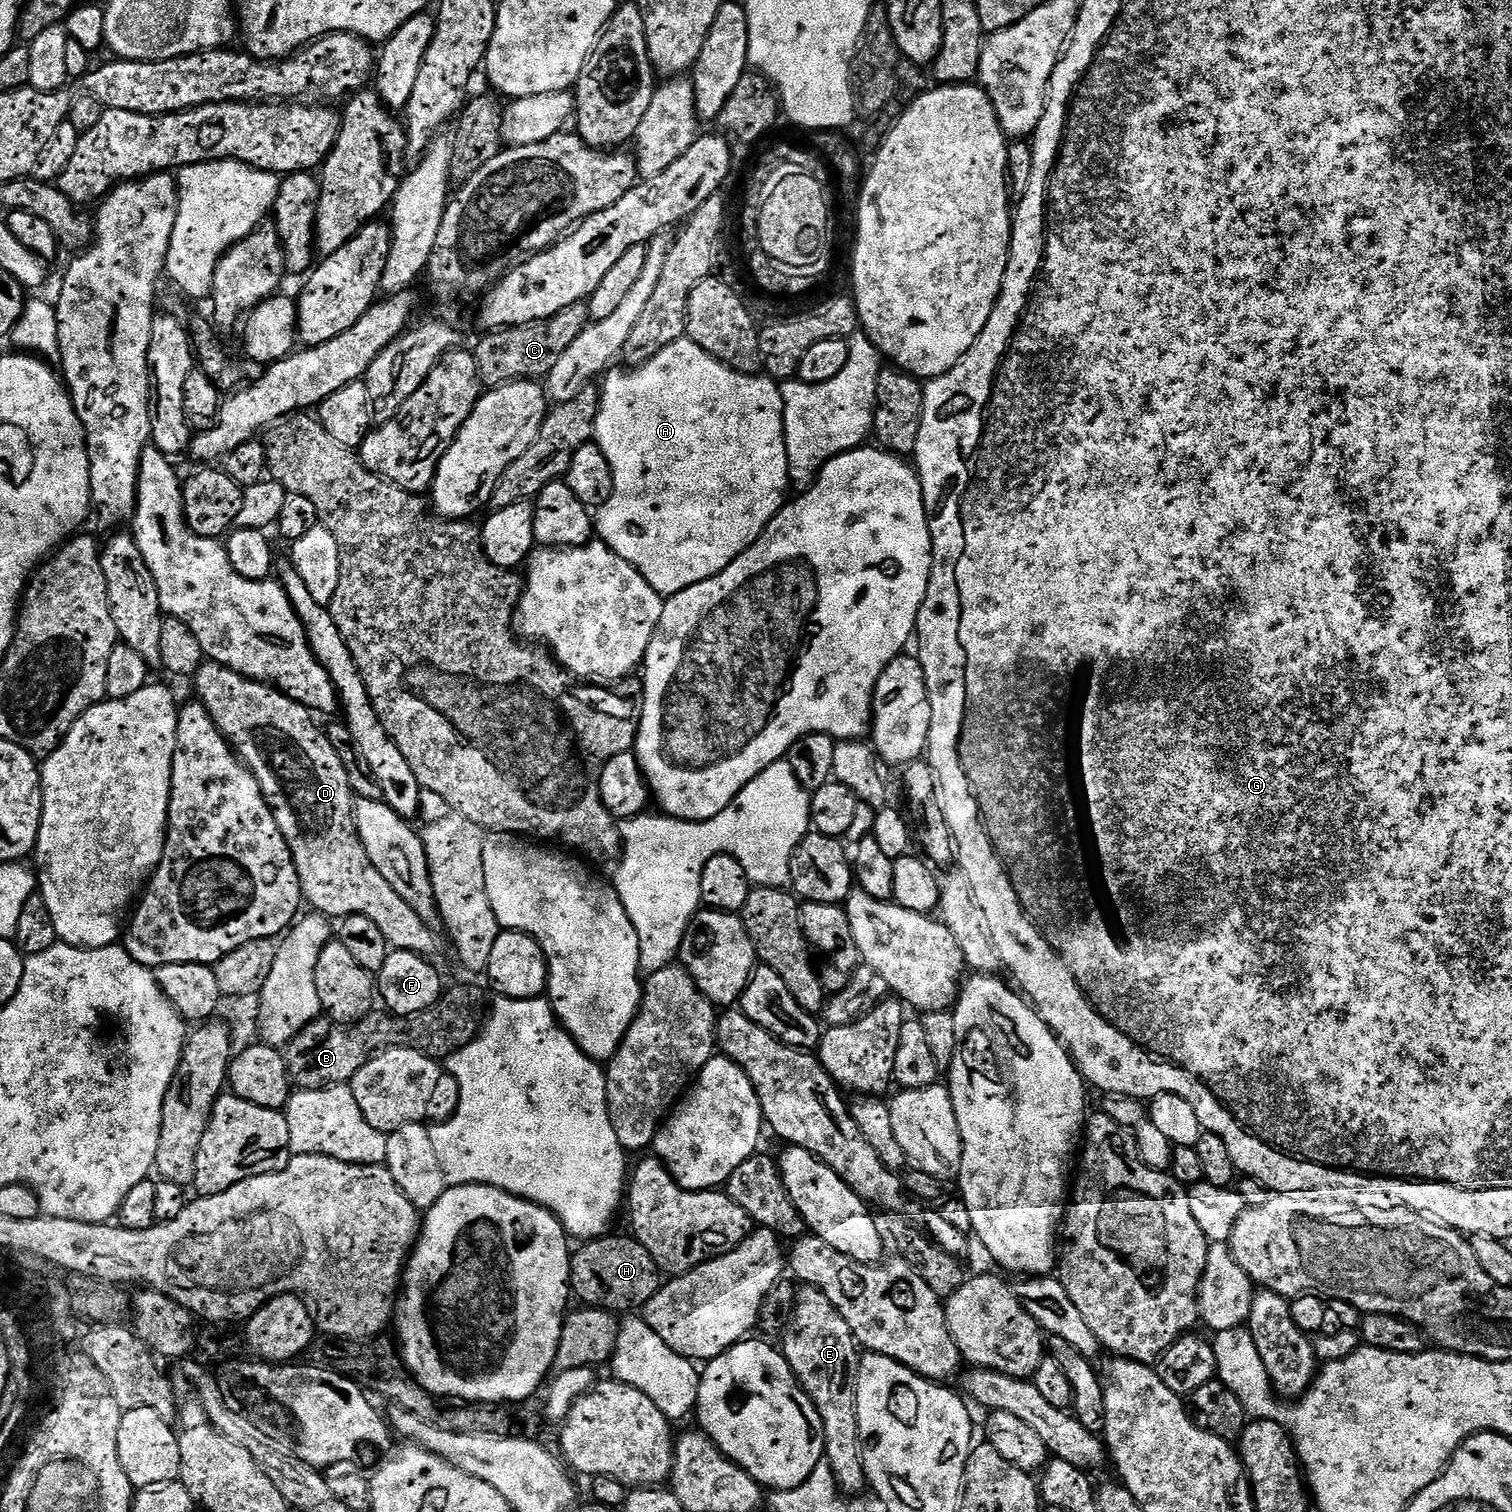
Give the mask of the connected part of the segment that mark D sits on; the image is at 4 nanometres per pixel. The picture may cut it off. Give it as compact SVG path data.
M205 662L196 671L194 683L200 695L197 696L199 703L204 705L220 733L228 739L232 751L252 771L254 778L258 778L258 786L296 859L300 889L307 907L309 904L312 907L309 909L329 918L365 916L378 925L382 934L386 934L393 949L413 952L425 958L435 957L440 948L436 941L437 929L422 922L422 918L402 902L398 890L394 890L394 886L374 870L374 862L370 862L366 846L362 846L362 838L356 829L356 800L350 778L346 778L346 766L342 766L338 750L330 746L327 731L316 725L317 717L312 709L292 700L271 684L251 680L221 664Z

